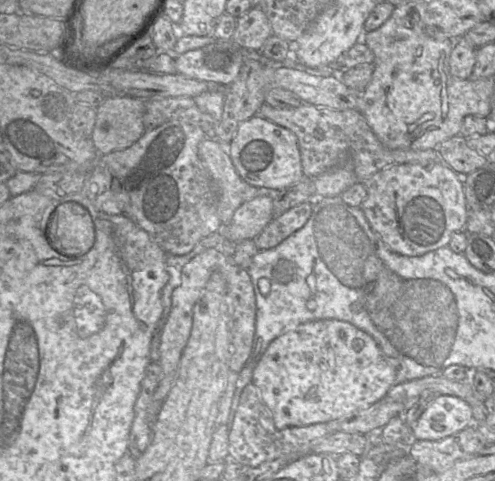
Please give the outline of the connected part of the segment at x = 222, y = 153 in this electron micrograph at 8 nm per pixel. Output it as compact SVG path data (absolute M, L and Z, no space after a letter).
M204 139L198 153L209 171L218 192L218 215L223 225L228 225L234 213L244 203L264 195L273 196L276 191L246 183L238 174L222 144L215 139Z

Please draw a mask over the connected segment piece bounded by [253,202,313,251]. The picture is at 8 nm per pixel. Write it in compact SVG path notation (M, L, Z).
M310 202L300 204L273 221L254 240L259 251L272 249L300 230L313 212Z

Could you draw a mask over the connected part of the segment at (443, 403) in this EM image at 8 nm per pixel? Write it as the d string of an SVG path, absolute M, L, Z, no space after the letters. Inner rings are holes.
M440 395L415 423L413 437L414 440L442 440L463 431L473 422L468 402L456 396Z

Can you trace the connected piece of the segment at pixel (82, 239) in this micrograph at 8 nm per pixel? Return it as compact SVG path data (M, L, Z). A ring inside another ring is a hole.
M74 202L60 205L48 219L46 235L62 255L82 256L95 242L95 226L86 208Z

